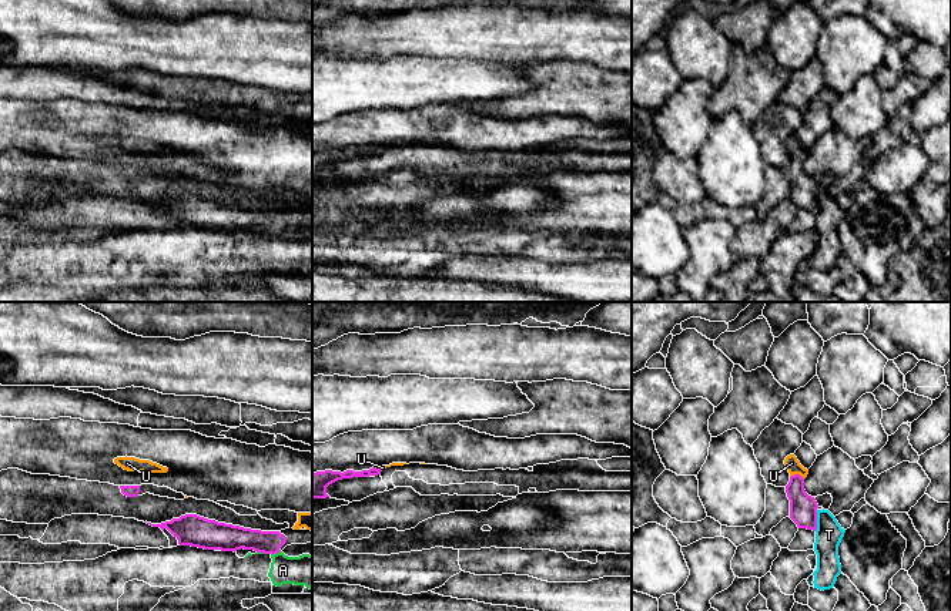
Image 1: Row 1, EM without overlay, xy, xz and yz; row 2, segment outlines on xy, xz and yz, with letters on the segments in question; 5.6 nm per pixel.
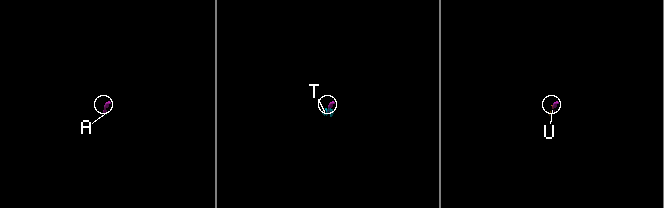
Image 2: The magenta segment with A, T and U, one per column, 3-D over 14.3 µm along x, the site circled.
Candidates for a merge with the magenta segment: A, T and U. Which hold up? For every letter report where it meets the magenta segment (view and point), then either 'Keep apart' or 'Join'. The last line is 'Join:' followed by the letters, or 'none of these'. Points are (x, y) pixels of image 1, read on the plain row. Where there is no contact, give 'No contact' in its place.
A: Touches magenta at xy (275, 234). Keep apart
T: Touches magenta at yz (816, 201). Keep apart
U: Touches magenta at yz (797, 155). Join
Join: U

